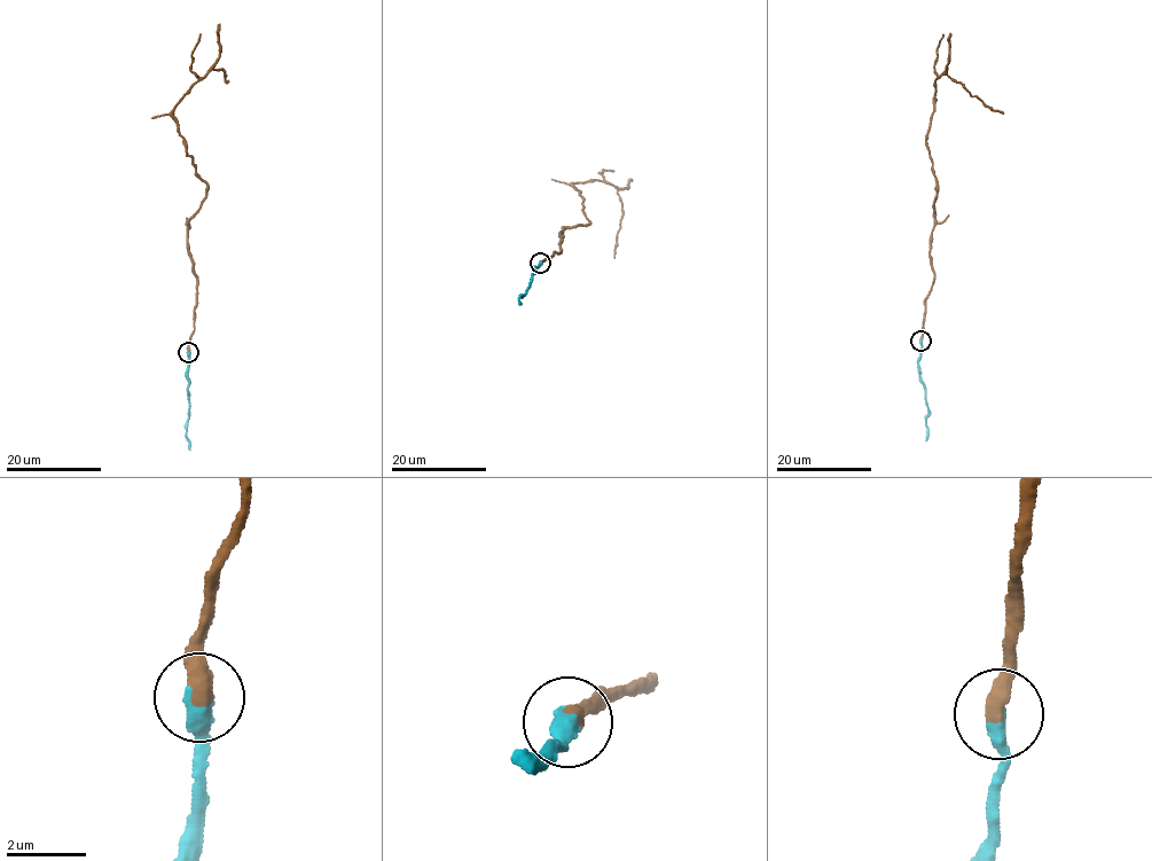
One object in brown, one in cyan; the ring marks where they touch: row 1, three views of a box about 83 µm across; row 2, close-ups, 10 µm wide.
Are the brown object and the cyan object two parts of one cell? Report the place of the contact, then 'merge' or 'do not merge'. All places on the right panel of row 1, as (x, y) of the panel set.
at (921, 341); merge

